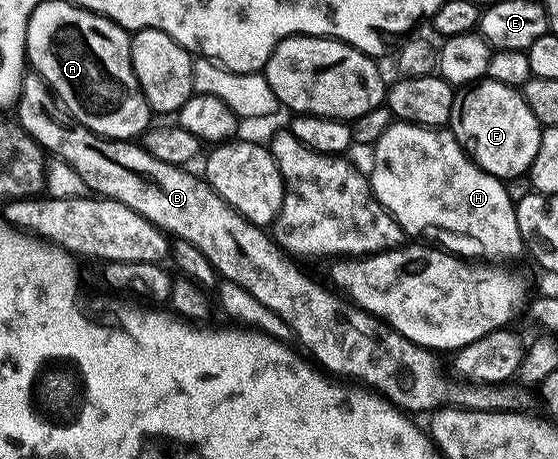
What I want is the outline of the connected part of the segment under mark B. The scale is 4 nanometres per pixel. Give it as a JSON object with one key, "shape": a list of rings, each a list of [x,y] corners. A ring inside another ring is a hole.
{"shape":[[[34,72],[23,75],[20,92],[18,94],[17,109],[19,118],[17,124],[26,134],[42,146],[48,155],[64,162],[81,176],[86,189],[92,195],[101,198],[112,198],[120,201],[126,207],[139,213],[150,224],[170,236],[172,239],[193,244],[213,264],[215,273],[224,282],[241,284],[249,296],[261,300],[265,308],[277,312],[285,324],[289,324],[292,335],[312,354],[310,357],[328,375],[338,376],[343,380],[350,380],[360,387],[366,388],[392,402],[395,407],[410,412],[412,415],[437,410],[445,406],[457,406],[461,410],[513,410],[527,412],[532,408],[532,391],[518,384],[492,384],[454,380],[450,382],[445,375],[439,374],[439,362],[434,353],[423,346],[413,344],[413,340],[405,340],[394,330],[371,314],[366,314],[361,307],[343,297],[334,289],[322,286],[315,278],[310,278],[296,259],[288,254],[274,237],[264,227],[245,220],[232,206],[225,204],[221,196],[198,173],[190,174],[190,169],[173,164],[165,164],[165,160],[157,160],[157,156],[150,154],[138,141],[122,138],[102,138],[80,122],[68,120],[69,115],[63,109],[58,98],[52,94],[46,80]]]}

